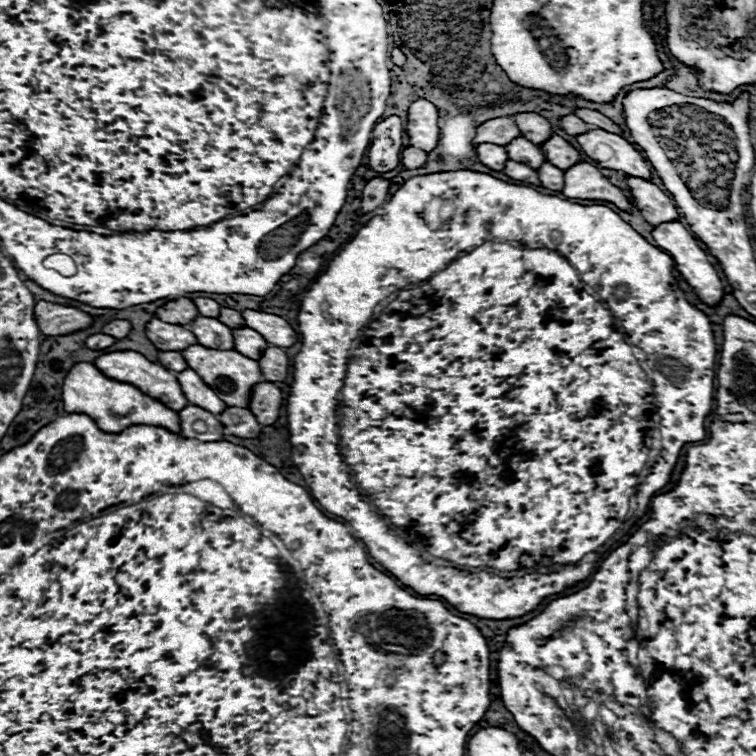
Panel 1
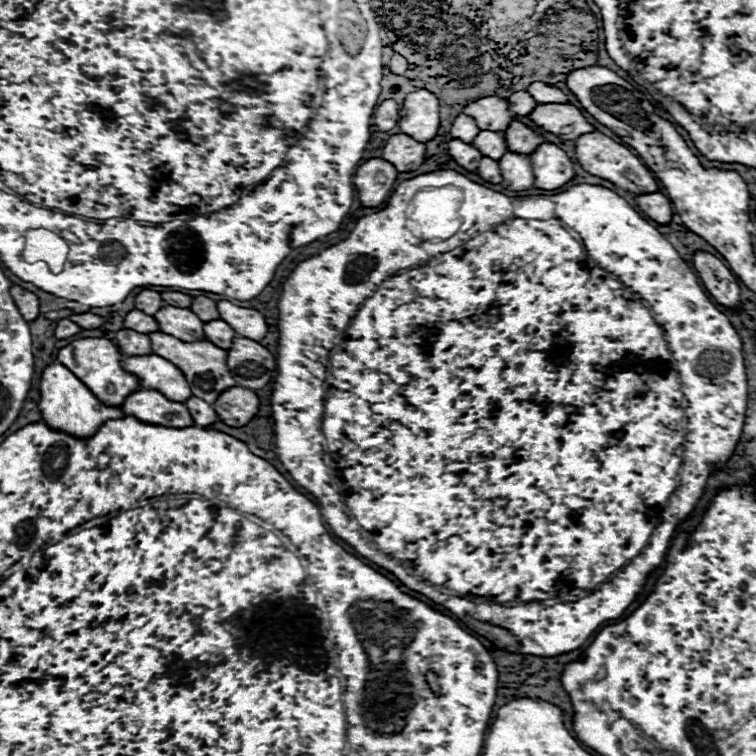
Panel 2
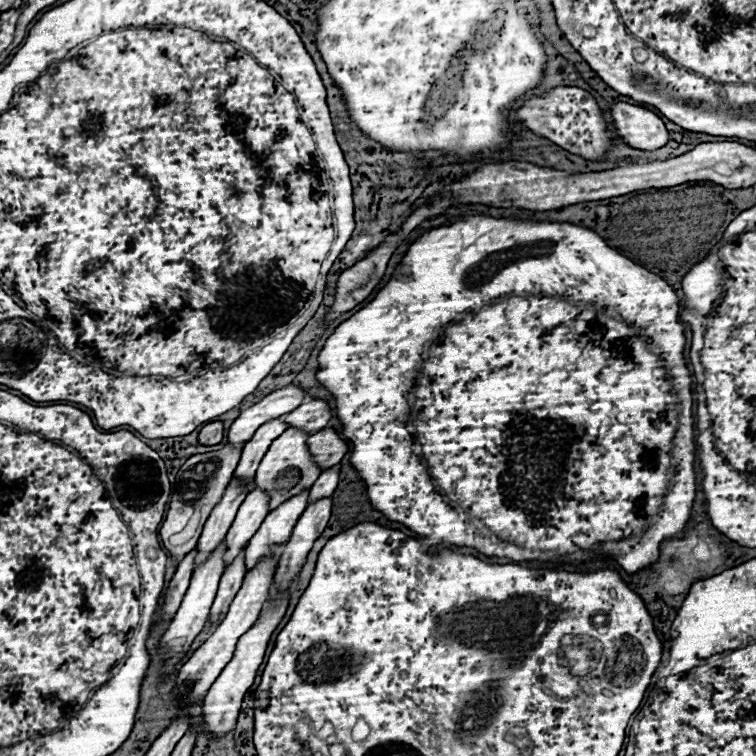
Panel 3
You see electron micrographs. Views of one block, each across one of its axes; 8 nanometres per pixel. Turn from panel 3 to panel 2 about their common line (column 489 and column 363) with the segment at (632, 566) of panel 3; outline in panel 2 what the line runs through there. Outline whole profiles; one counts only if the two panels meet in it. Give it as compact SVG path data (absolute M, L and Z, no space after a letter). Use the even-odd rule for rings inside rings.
M436 170L436 172L430 172L430 174L420 174L416 178L410 178L410 180L404 180L394 192L392 196L388 198L386 206L376 212L376 214L370 214L370 216L364 216L356 222L354 230L350 232L350 236L326 250L322 250L318 256L312 256L304 262L300 262L294 272L288 276L286 280L286 286L282 290L282 296L280 296L280 304L278 304L278 330L280 330L280 340L278 340L278 354L276 354L276 368L278 368L278 376L274 378L274 390L272 390L272 419L274 420L274 433L276 444L276 454L280 458L280 462L284 464L284 468L290 472L290 476L302 486L306 488L312 496L316 496L318 504L320 504L320 510L326 524L334 530L336 536L340 536L342 540L346 540L350 546L354 546L358 553L363 557L367 558L371 562L379 565L380 567L391 572L397 577L405 586L410 588L417 594L421 594L432 600L433 602L438 602L442 606L446 606L450 612L454 612L460 620L464 620L464 624L478 633L479 635L487 638L493 642L493 638L487 635L486 632L480 630L476 624L488 623L492 626L500 626L500 628L506 628L508 632L512 632L514 640L504 646L506 650L512 650L512 652L518 652L518 654L534 654L534 656L558 656L558 654L564 654L564 652L570 652L570 650L576 650L580 648L590 636L592 632L606 620L606 618L618 618L622 614L622 610L632 604L644 582L646 582L646 576L656 568L660 566L660 562L666 558L666 552L670 548L670 540L672 536L676 534L678 530L678 524L684 522L688 518L688 514L694 510L694 504L698 502L698 498L704 494L706 490L706 480L712 476L712 472L716 468L722 468L722 464L730 458L730 454L734 452L736 448L736 442L742 434L742 426L744 426L744 414L746 414L746 402L748 402L748 382L746 382L746 368L744 368L744 358L742 358L742 342L738 338L738 332L734 330L734 326L730 324L730 320L716 308L714 302L710 302L708 294L704 292L704 288L700 286L700 280L696 278L696 274L692 272L692 268L688 266L688 262L684 262L680 258L680 254L672 248L672 244L654 228L650 226L650 222L640 216L622 196L614 194L614 196L606 196L606 190L602 186L592 186L592 184L578 184L578 186L572 186L568 188L566 192L562 194L554 194L554 196L548 196L554 204L554 212L556 212L556 218L560 222L564 222L570 230L574 232L580 232L580 240L582 244L578 244L568 232L564 232L564 228L560 224L554 224L554 220L522 220L522 218L512 218L512 198L500 194L500 192L494 192L478 182L472 182L470 178L466 178L464 174L456 172L456 170ZM446 184L454 184L458 188L462 188L464 192L464 198L462 198L462 206L460 206L460 216L462 216L462 228L458 230L456 236L444 240L444 242L424 242L416 236L412 236L412 232L406 228L406 220L408 219L408 208L410 208L410 202L414 198L414 194L422 188L428 188L428 186L446 186ZM604 198L604 200L602 200ZM608 198L608 200L606 200ZM508 218L512 218L512 224L500 224L500 222L506 222ZM490 226L496 226L489 232L484 232L488 230ZM476 232L484 232L476 238L472 238ZM472 238L472 240L468 240ZM468 240L468 242L464 242ZM460 242L464 242L462 246L458 246ZM458 246L458 248L456 248ZM584 246L584 248L582 248ZM454 248L454 250L452 250ZM586 250L586 252L584 252ZM446 252L446 254L444 254ZM440 254L440 256L436 256ZM430 256L434 256L428 264L420 266L422 262L426 262ZM410 266L420 266L420 268L414 268L414 270L408 270L400 276L396 276L398 270L402 268L410 268ZM598 266L600 268L598 268ZM606 270L606 272L604 272ZM614 274L614 276L612 276ZM370 296L370 300L366 300ZM500 298L500 300L498 300ZM366 300L366 304L364 304ZM362 306L362 308L360 308ZM360 308L360 310L358 310ZM356 312L356 314L354 314ZM352 314L354 314L354 320L352 320ZM348 324L348 328L346 328ZM346 330L346 332L344 332ZM342 334L342 340L338 340L338 348L334 348L334 340ZM334 350L334 352L332 352ZM718 350L718 352L716 352ZM326 356L328 362L326 362ZM324 460L324 464L322 464ZM328 468L330 468L330 476L328 476ZM362 530L368 530L370 532L370 538L376 542L378 550L374 550L368 542L366 542L364 536L362 536ZM426 554L426 556L422 556ZM430 554L430 556L428 556ZM478 556L478 558L476 558ZM390 557L390 558L386 558ZM472 562L472 564L470 564ZM476 564L476 570L474 568L466 568L466 566L474 566ZM450 572L450 574L448 574ZM636 572L636 574L634 574ZM420 578L420 580L428 580L432 582L434 586L444 586L444 588L450 588L450 590L456 590L460 594L468 594L468 596L480 596L480 598L488 598L492 602L510 602L510 600L520 600L520 602L527 602L520 604L519 606L507 607L498 603L488 603L488 604L474 604L465 597L454 597L454 596L444 596L440 594L433 586L424 584L423 582L418 582L415 580ZM592 588L598 588L594 590L592 594L576 600L576 602L560 602L554 604L554 606L546 606L542 602L532 602L532 600L544 600L544 598L552 598L552 592L558 592L558 590L592 590Z

